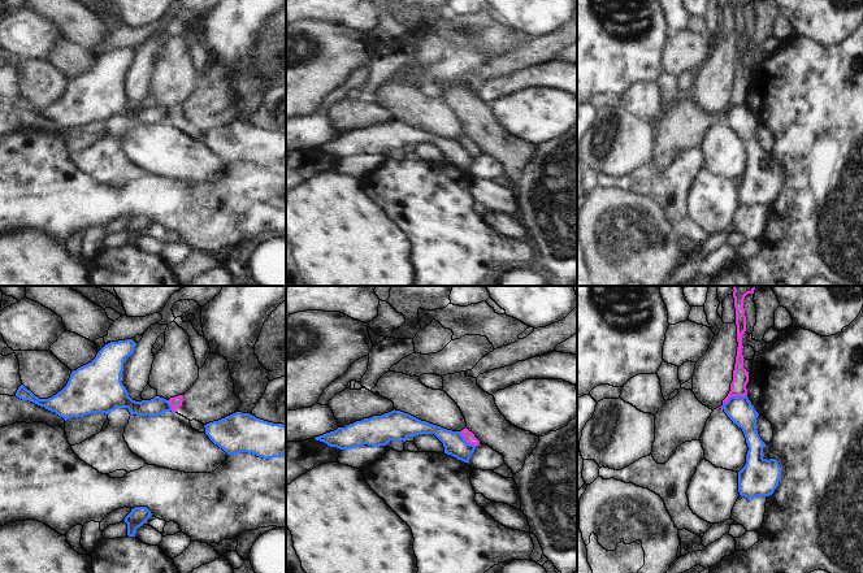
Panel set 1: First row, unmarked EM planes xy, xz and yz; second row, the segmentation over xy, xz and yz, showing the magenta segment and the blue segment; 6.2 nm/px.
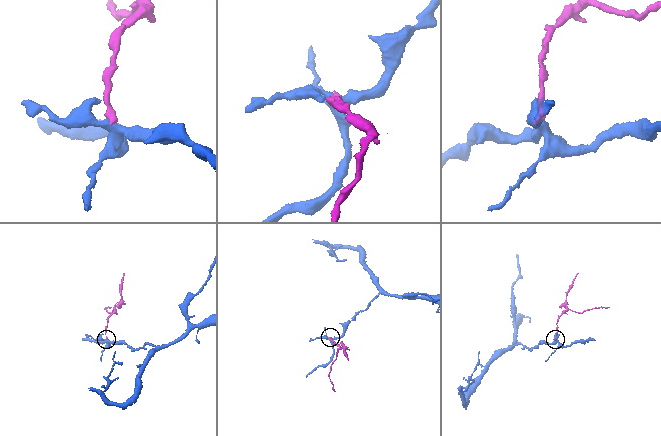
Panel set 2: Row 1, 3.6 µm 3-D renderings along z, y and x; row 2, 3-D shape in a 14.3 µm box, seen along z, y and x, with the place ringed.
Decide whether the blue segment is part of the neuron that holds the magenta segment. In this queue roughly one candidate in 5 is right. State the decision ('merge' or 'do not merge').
do not merge

